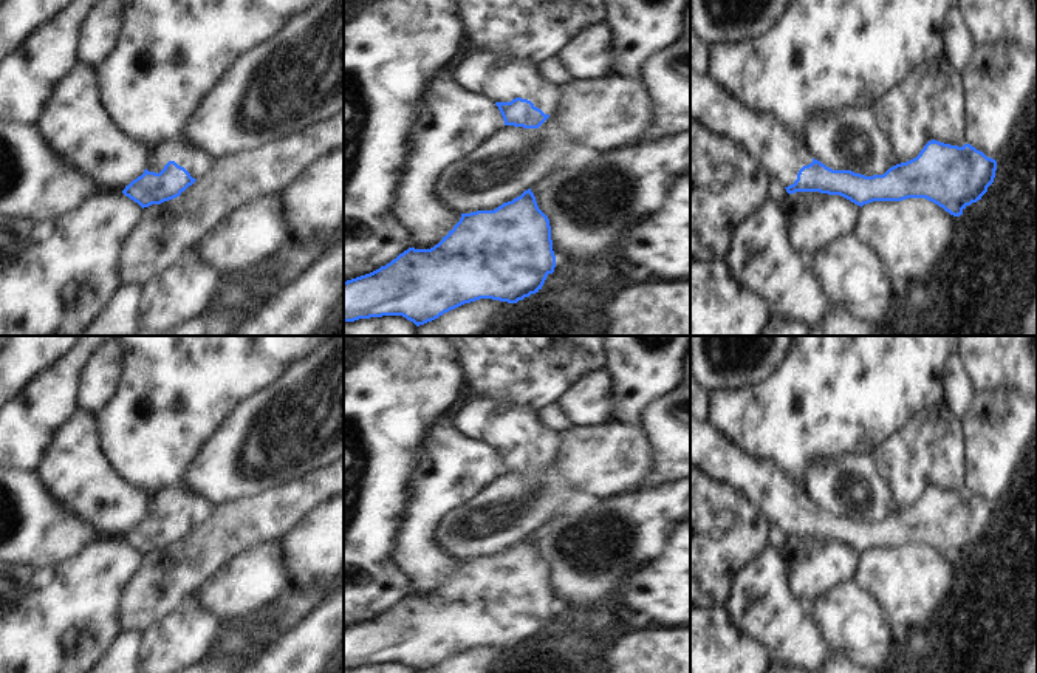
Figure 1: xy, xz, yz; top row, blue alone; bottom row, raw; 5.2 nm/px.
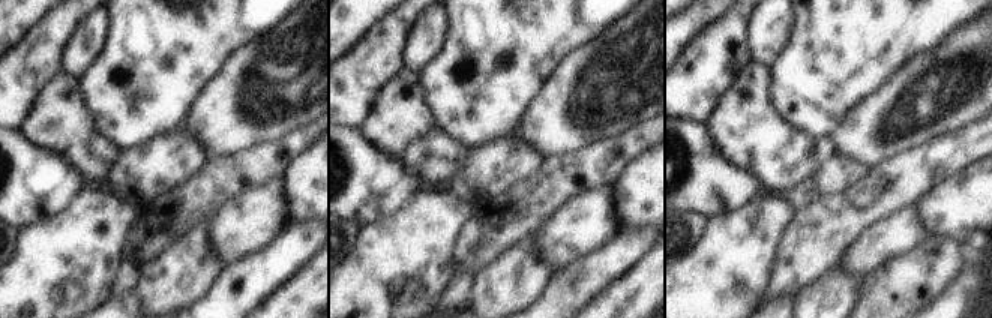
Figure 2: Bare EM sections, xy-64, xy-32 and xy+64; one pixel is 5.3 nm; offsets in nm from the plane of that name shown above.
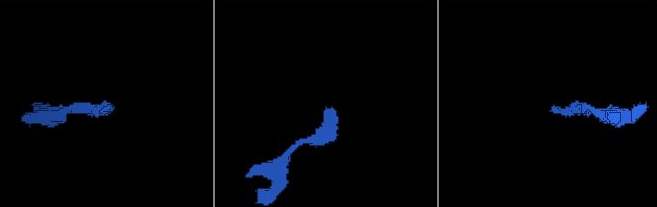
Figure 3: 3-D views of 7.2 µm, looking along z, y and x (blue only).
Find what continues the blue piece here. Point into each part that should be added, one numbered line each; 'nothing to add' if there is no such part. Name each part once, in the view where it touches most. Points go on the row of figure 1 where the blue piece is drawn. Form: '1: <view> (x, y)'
1: xz (500, 78)

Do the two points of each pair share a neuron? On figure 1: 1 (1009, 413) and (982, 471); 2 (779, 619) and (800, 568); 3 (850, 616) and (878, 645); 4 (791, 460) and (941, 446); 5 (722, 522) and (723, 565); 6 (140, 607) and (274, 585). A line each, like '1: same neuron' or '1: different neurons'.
1: same neuron
2: different neurons
3: same neuron
4: different neurons
5: same neuron
6: different neurons

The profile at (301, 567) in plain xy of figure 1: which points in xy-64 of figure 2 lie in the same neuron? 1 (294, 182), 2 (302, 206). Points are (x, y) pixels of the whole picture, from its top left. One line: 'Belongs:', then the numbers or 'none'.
Belongs: 1, 2

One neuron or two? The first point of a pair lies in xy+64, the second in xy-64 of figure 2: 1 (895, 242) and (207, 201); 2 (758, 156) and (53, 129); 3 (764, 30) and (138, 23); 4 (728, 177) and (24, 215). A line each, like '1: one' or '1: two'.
1: two
2: one
3: two
4: one

